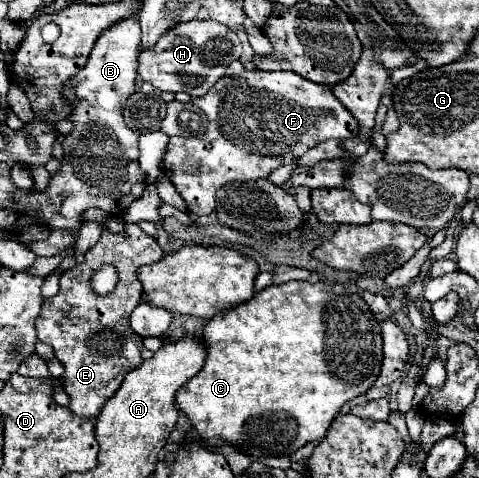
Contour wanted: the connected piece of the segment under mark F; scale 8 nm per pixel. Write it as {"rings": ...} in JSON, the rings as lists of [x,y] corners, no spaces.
{"rings":[[[255,68],[245,70],[239,76],[223,76],[221,80],[217,80],[211,92],[201,98],[193,98],[191,102],[205,112],[209,126],[199,138],[171,138],[163,158],[163,172],[173,182],[177,192],[187,202],[191,214],[195,216],[209,216],[215,210],[215,194],[227,182],[267,178],[271,170],[279,168],[281,164],[291,164],[319,142],[333,138],[347,140],[357,134],[355,118],[347,112],[347,108],[343,108],[343,104],[339,104],[339,100],[327,86],[315,84],[311,80],[305,80],[303,76],[283,70],[265,72]]]}

